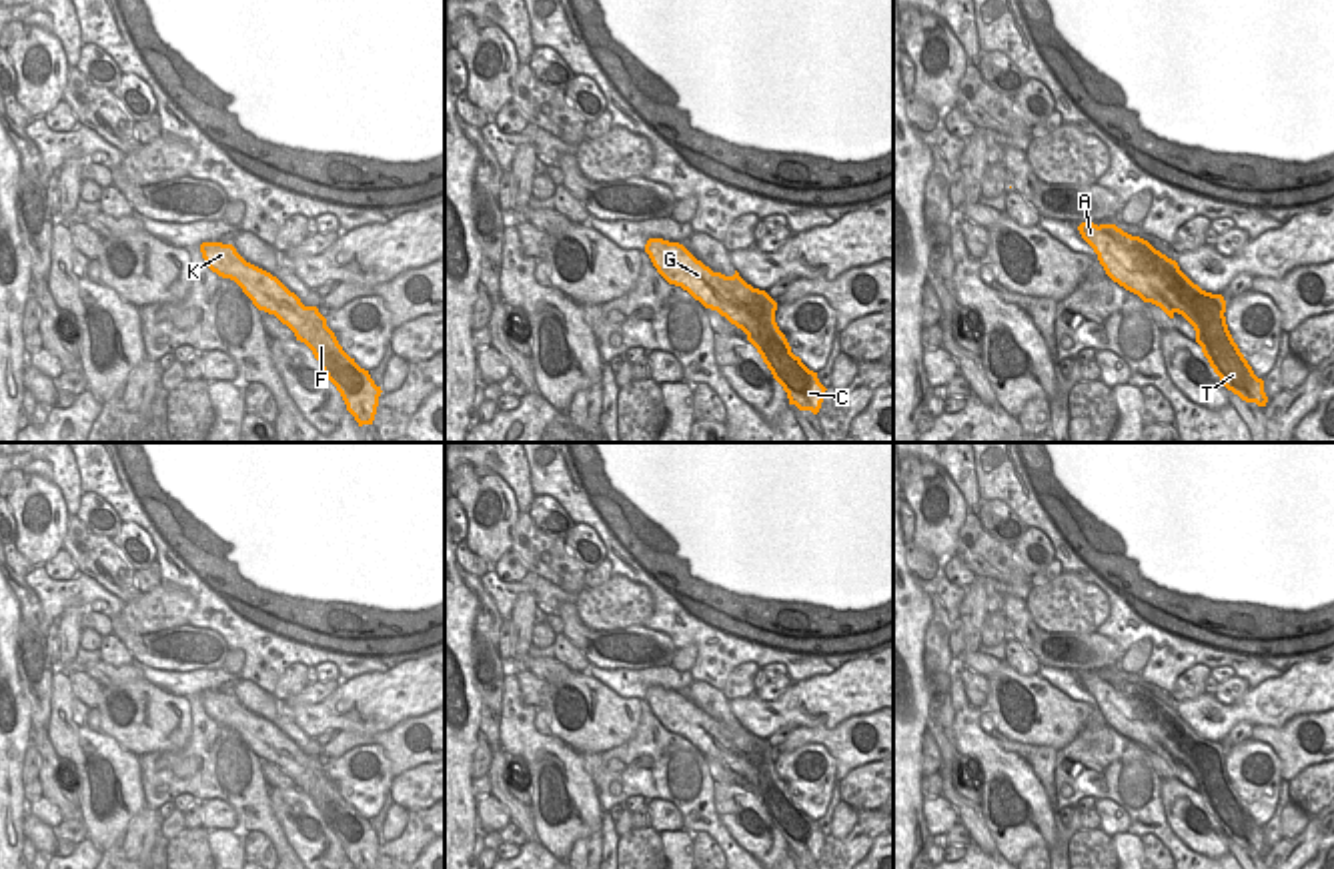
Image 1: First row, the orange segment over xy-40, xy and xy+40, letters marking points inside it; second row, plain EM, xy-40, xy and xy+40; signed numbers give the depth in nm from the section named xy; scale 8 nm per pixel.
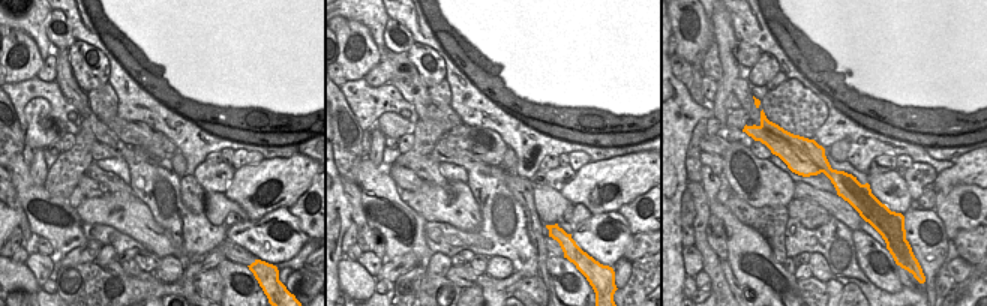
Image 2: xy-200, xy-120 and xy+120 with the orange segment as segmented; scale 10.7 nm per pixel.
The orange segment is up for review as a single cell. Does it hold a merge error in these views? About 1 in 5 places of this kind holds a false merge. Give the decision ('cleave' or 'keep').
cleave

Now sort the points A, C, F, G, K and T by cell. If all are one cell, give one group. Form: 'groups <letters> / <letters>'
groups A G K / C F T

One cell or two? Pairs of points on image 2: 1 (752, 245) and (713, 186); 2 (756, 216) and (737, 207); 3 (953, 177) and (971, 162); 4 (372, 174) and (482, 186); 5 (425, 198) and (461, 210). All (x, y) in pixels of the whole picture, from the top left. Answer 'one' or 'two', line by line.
1: one
2: one
3: one
4: two
5: one

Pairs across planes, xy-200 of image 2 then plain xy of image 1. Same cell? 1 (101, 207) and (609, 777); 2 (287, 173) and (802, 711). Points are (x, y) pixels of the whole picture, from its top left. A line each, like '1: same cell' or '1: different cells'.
1: different cells
2: same cell

